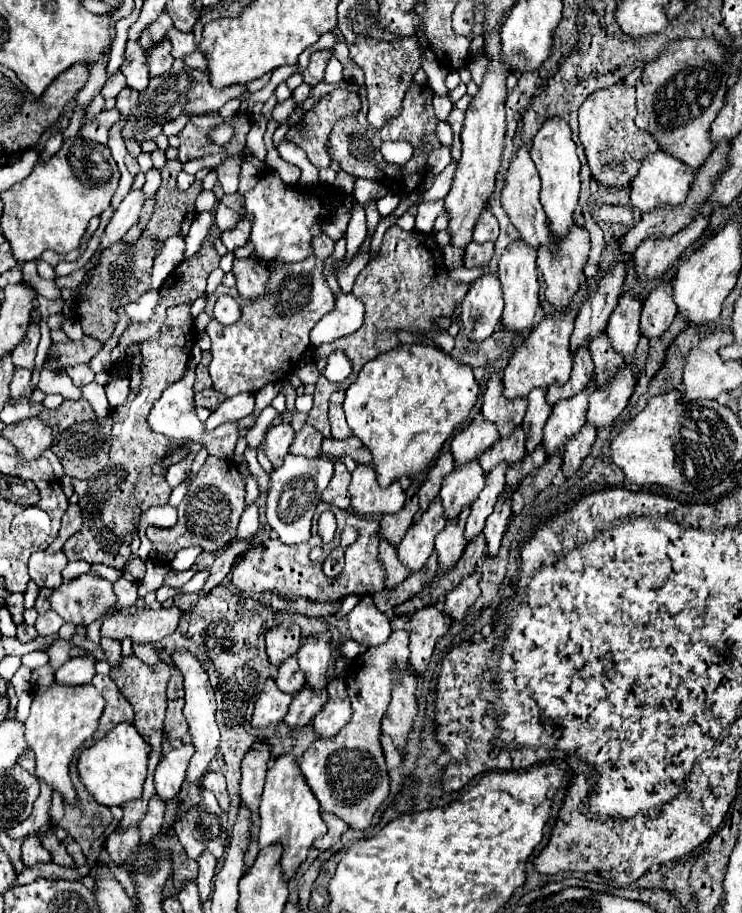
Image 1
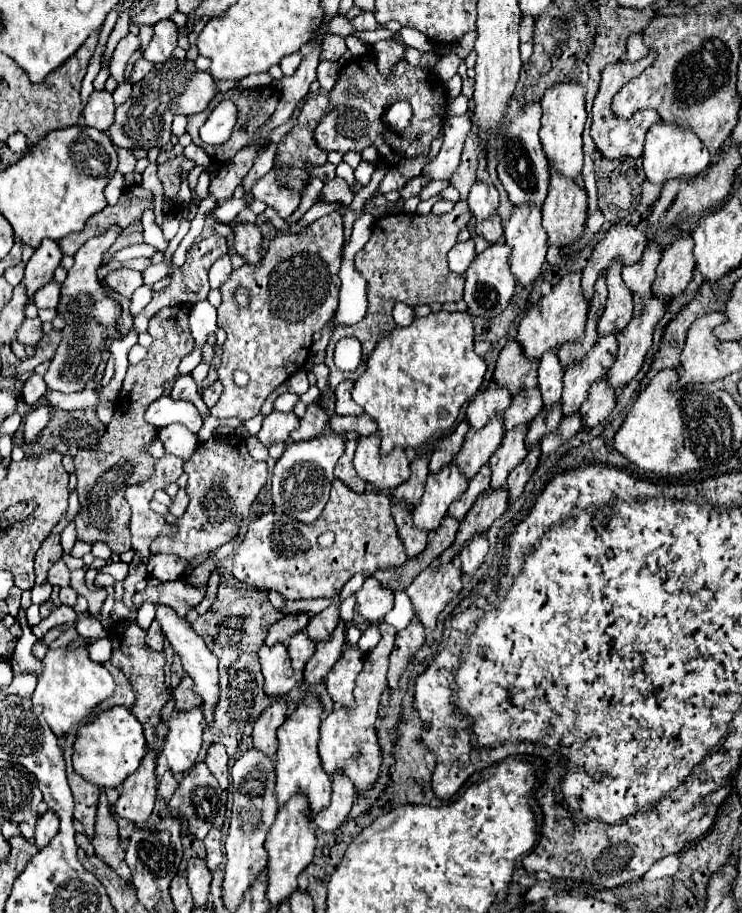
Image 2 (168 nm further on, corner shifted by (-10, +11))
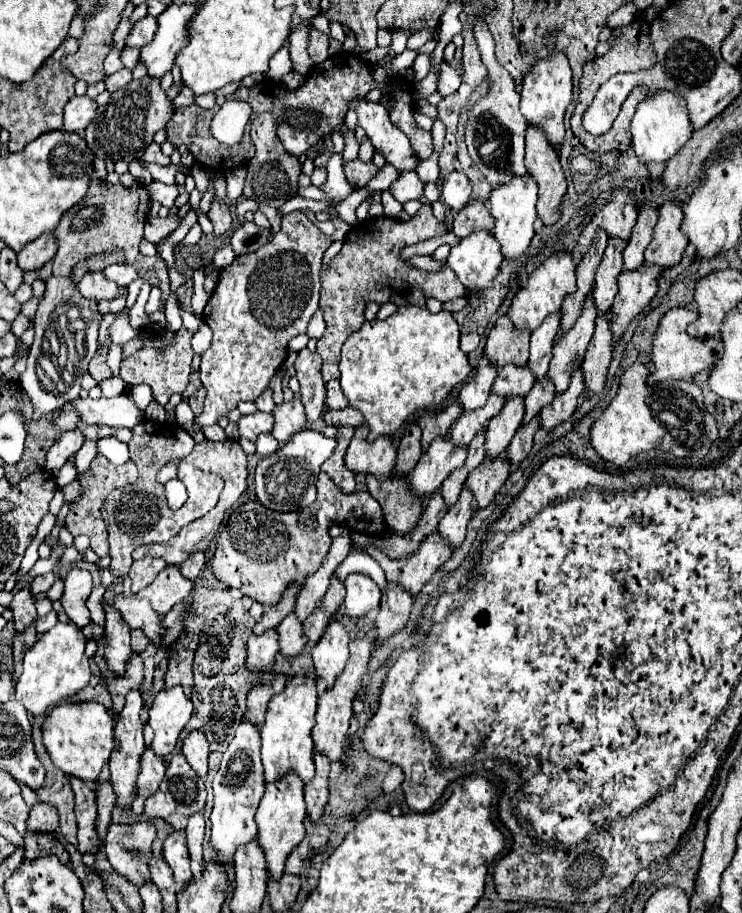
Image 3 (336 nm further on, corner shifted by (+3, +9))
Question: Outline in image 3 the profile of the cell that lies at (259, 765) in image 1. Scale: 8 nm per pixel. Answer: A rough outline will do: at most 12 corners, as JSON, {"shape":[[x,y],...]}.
{"shape":[[284,675],[248,691],[248,719],[262,727],[272,695],[286,685]]}

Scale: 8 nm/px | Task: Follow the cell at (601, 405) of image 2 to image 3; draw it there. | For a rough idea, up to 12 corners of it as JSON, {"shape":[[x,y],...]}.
{"shape":[[610,311],[596,329],[582,363],[586,395],[604,389],[612,345]]}

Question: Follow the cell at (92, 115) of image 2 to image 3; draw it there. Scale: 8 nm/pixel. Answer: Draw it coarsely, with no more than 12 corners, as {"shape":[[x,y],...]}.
{"shape":[[72,97],[64,107],[64,131],[84,133],[96,101]]}

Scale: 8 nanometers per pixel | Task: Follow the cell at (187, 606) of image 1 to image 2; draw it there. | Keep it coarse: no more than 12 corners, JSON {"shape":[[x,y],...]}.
{"shape":[[211,559],[197,565],[187,577],[187,585],[207,589],[211,571],[215,569]]}

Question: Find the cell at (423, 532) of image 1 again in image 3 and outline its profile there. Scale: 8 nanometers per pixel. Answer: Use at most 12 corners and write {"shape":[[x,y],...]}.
{"shape":[[434,439],[410,473],[414,495],[430,497],[466,449]]}

